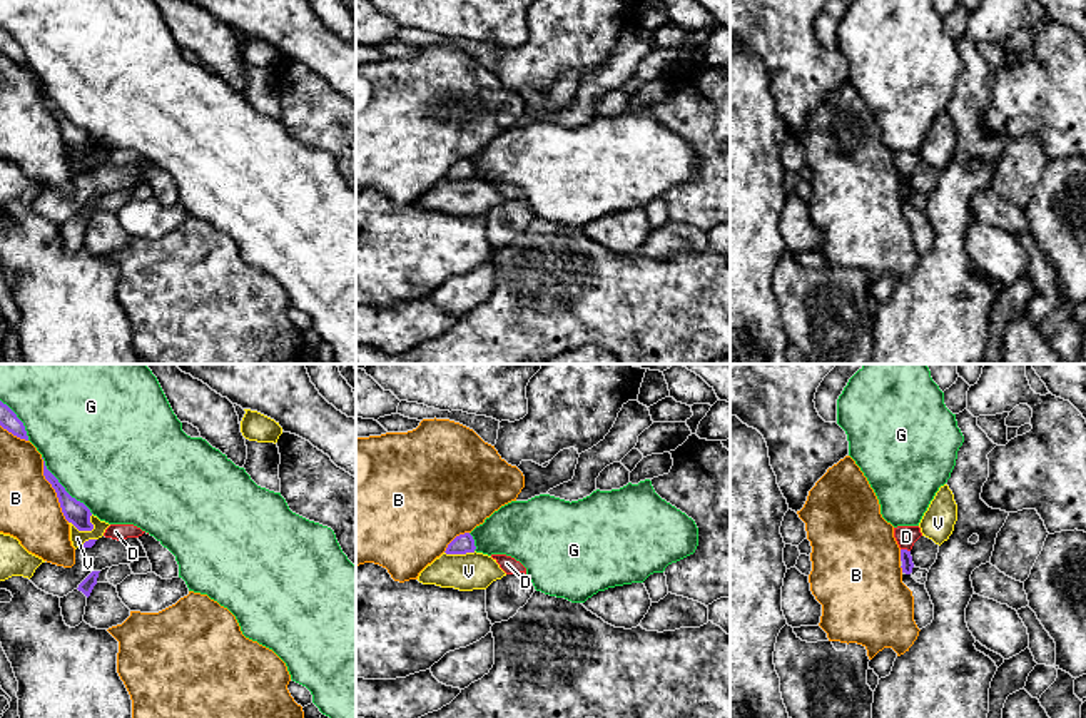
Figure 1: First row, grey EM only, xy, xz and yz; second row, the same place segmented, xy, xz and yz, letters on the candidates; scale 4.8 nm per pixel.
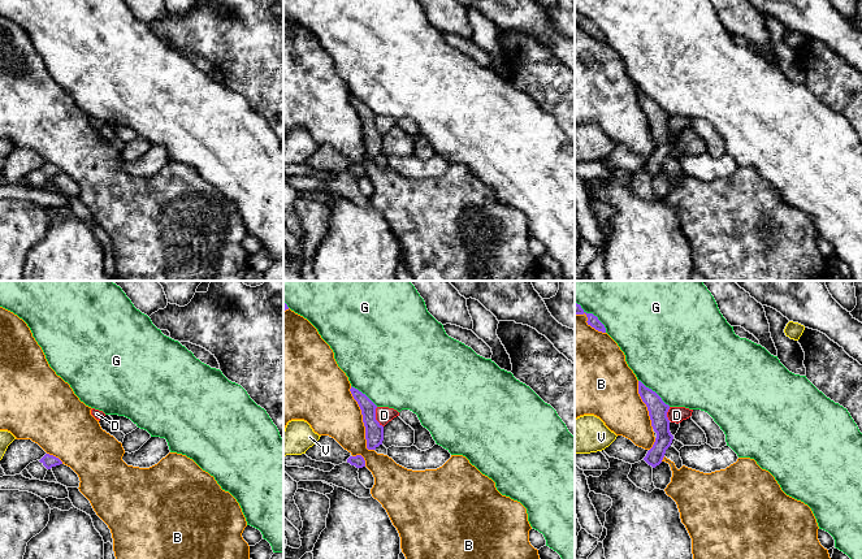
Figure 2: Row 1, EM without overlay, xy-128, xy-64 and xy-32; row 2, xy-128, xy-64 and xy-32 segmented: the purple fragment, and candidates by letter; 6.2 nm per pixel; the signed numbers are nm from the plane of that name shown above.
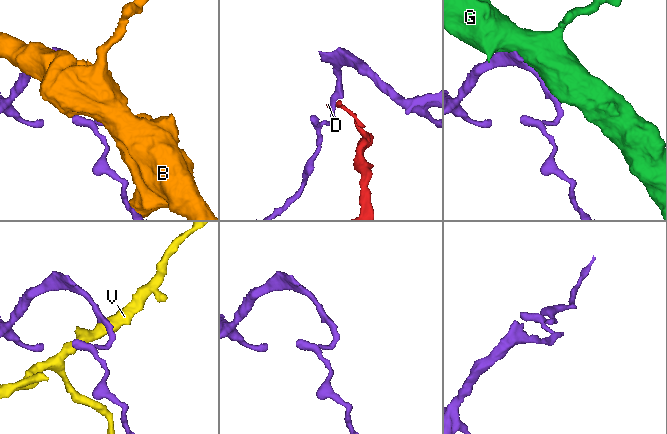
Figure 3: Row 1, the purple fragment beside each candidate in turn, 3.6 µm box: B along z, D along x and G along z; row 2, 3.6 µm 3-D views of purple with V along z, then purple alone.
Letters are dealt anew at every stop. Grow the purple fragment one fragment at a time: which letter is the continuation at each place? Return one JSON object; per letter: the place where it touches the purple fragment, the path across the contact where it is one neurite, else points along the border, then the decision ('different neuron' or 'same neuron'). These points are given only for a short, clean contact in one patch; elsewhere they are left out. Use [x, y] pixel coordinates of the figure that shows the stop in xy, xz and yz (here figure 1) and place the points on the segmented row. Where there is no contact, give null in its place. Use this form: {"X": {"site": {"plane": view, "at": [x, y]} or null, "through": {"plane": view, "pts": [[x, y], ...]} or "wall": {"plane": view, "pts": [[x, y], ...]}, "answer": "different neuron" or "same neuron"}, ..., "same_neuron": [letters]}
{"B": {"site": {"plane": "xy", "at": [54, 488]}, "answer": "different neuron"}, "D": {"site": {"plane": "yz", "at": [906, 550]}, "wall": {"plane": "yz", "pts": [[901, 548], [909, 551]]}, "answer": "different neuron"}, "G": {"site": {"plane": "xy", "at": [62, 486]}, "answer": "different neuron"}, "V": {"site": {"plane": "xy", "at": [82, 530]}, "answer": "different neuron"}, "same_neuron": []}

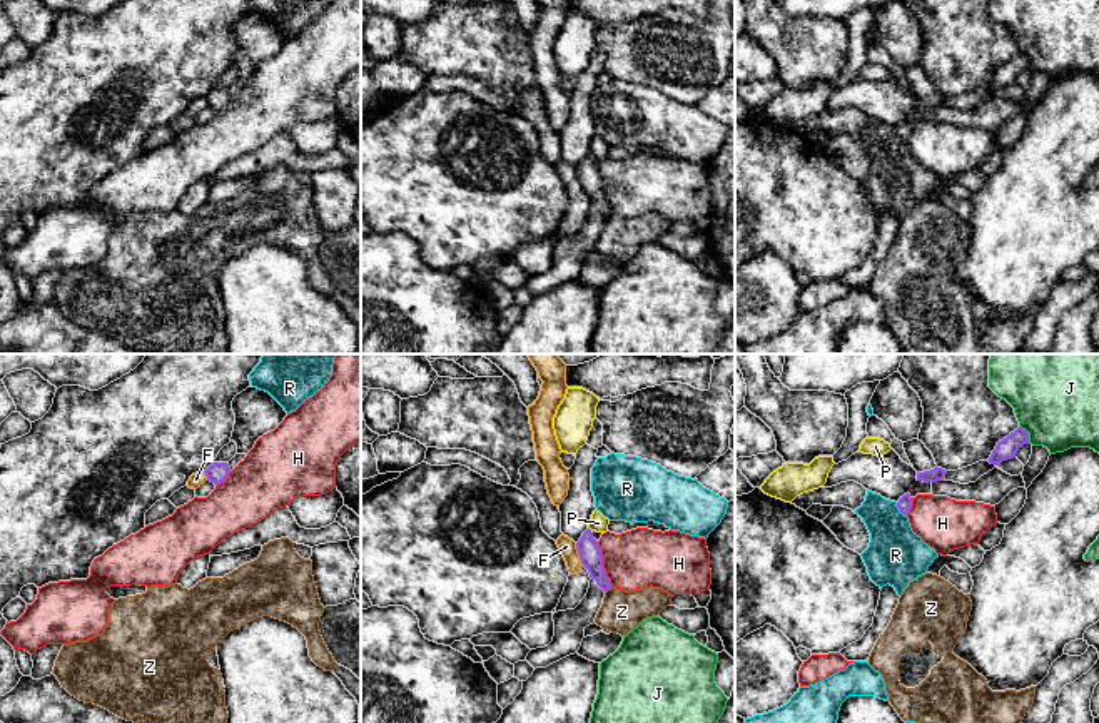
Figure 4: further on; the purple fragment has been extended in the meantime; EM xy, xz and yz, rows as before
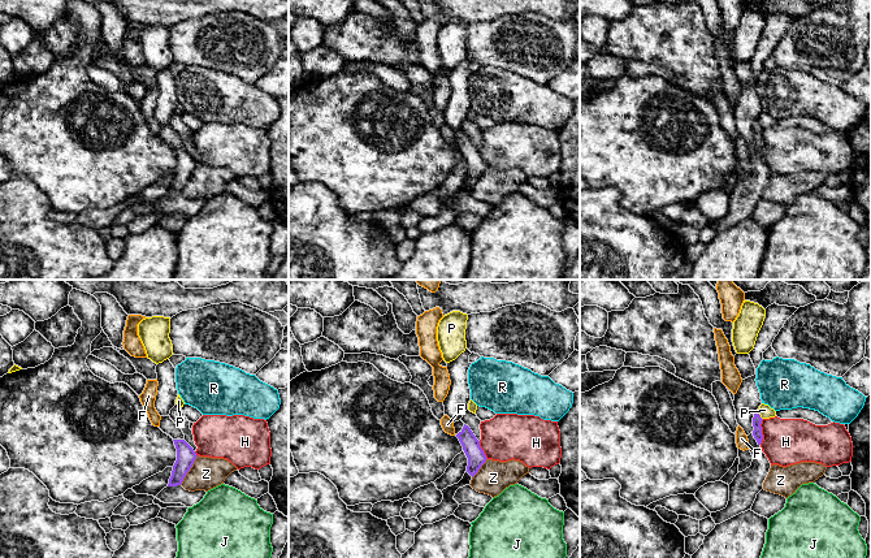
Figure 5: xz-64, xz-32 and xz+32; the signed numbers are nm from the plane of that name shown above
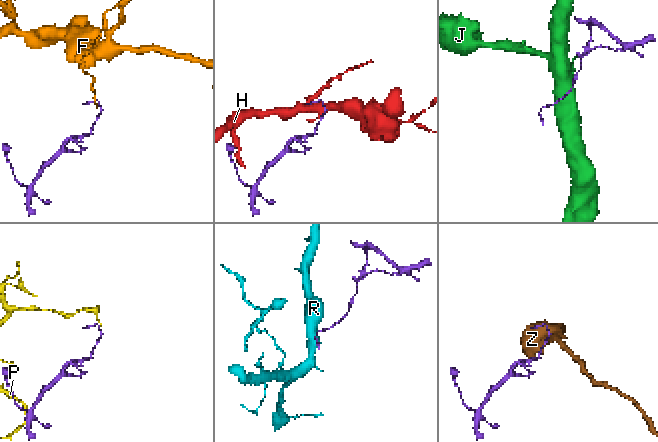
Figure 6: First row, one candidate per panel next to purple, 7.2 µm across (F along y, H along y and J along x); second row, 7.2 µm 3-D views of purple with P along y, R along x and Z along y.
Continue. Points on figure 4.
{"F": {"site": {"plane": "xz", "at": [578, 553]}, "wall": {"plane": "xz", "pts": [[575, 543], [582, 563]]}, "answer": "different neuron"}, "H": {"site": {"plane": "xz", "at": [602, 565]}, "answer": "different neuron"}, "J": {"site": {"plane": "yz", "at": [1028, 434]}, "answer": "different neuron"}, "P": {"site": null, "answer": "different neuron"}, "R": {"site": {"plane": "yz", "at": [899, 510]}, "wall": {"plane": "yz", "pts": [[896, 503], [906, 516]]}, "answer": "different neuron"}, "Z": {"site": {"plane": "xz", "at": [608, 588]}, "wall": {"plane": "xz", "pts": [[612, 588], [605, 593]]}, "answer": "different neuron"}, "same_neuron": []}

